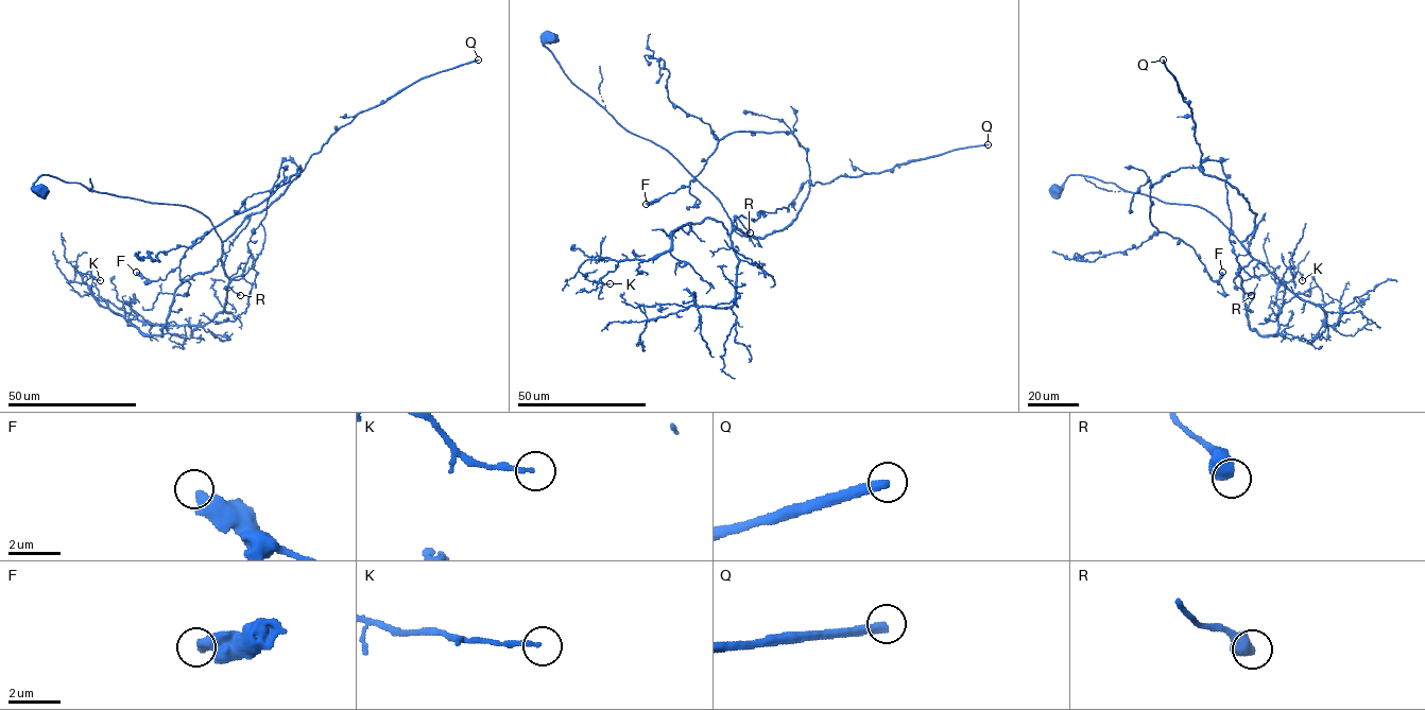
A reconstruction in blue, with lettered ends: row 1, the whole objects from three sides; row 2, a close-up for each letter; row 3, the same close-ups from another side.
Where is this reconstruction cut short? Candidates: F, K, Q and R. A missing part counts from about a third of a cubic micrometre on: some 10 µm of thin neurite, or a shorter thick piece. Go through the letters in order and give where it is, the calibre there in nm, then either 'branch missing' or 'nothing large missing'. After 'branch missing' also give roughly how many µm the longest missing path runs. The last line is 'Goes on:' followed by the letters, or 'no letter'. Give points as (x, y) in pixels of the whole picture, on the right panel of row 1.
F: place (1222, 272); calibre 440 nm; nothing large missing
K: place (1302, 280); calibre 170 nm; nothing large missing
Q: place (1163, 59); calibre 340 nm; branch missing; missing 110 µm
R: place (1251, 295); calibre 600 nm; nothing large missing
Goes on: Q

